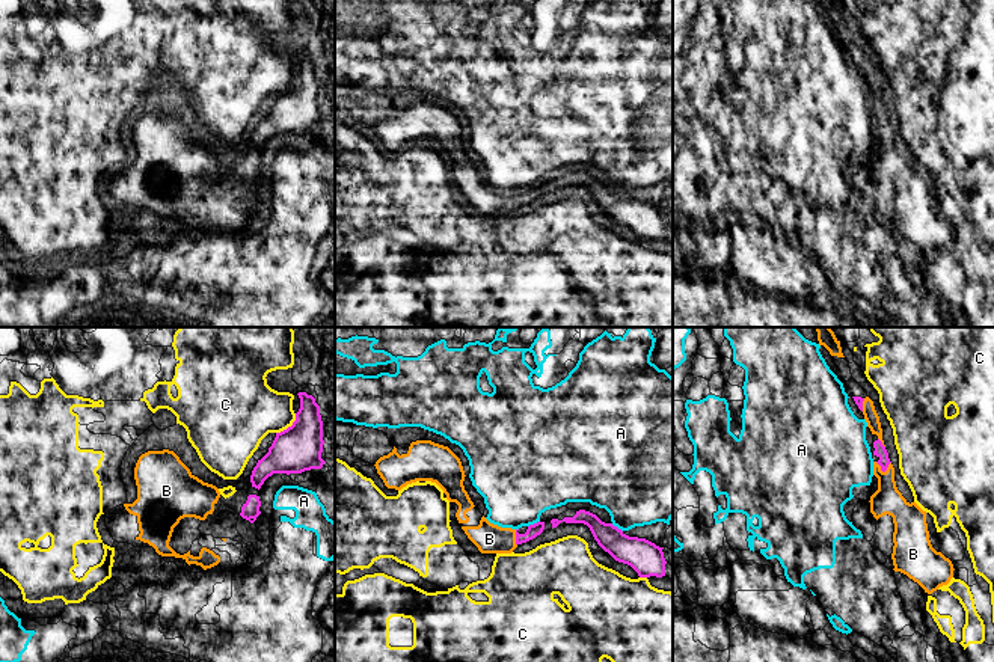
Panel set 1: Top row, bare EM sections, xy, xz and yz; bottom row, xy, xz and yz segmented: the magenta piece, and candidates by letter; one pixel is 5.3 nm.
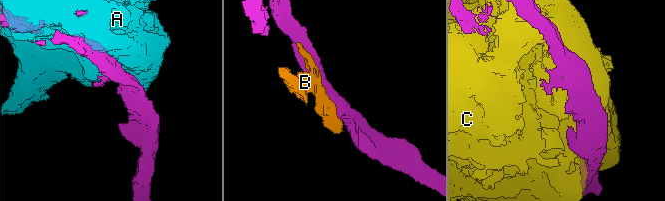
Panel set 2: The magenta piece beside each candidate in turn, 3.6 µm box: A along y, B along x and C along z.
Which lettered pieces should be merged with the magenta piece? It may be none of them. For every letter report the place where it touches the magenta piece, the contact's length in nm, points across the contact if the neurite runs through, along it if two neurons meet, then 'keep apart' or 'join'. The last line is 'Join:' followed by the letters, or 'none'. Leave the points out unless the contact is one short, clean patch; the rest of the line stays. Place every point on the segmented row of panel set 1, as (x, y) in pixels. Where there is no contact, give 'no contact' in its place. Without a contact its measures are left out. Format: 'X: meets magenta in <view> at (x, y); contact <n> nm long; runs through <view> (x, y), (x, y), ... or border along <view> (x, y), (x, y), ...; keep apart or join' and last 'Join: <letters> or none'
A: meets magenta in xz at (534, 524); contact 70 nm long; keep apart
B: meets magenta in yz at (883, 471); contact 90 nm long; join
C: meets magenta in xy at (288, 427); contact 160 nm long; keep apart
Join: B

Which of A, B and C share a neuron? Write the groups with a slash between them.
A / B / C

